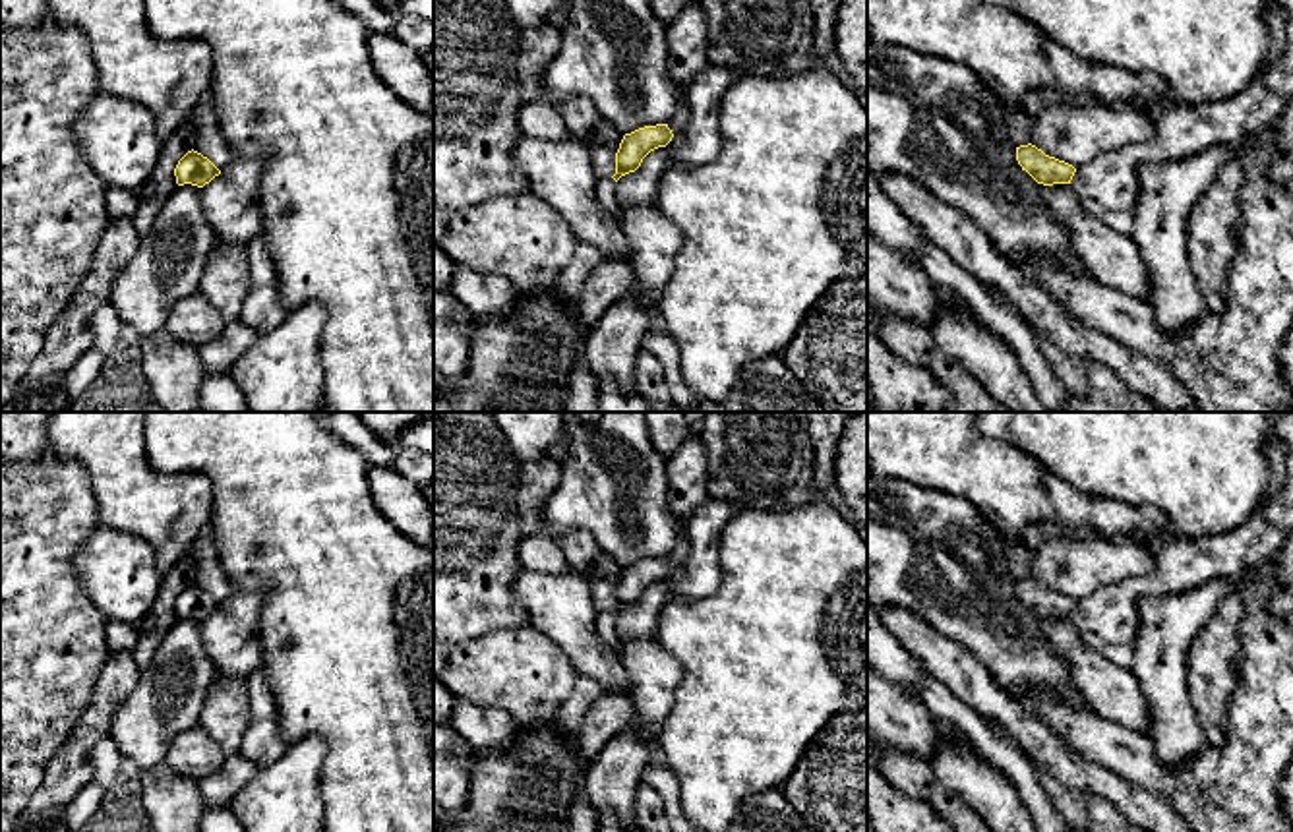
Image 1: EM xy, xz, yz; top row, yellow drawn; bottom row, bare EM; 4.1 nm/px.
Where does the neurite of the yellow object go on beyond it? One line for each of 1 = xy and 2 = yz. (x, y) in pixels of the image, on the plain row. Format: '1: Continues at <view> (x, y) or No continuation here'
1: No continuation here
2: No continuation here

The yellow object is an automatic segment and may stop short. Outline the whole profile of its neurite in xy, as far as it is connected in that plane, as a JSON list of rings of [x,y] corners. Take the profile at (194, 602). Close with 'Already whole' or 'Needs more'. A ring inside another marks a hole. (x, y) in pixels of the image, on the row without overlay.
[[[194,582],[188,584],[174,602],[178,619],[192,617],[203,621],[219,608],[221,604],[207,590]]]. Already whole

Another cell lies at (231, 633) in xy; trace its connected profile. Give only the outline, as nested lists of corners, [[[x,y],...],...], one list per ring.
[[[236,590],[219,609],[201,621],[201,640],[217,675],[242,677],[263,668],[259,613],[267,590]]]

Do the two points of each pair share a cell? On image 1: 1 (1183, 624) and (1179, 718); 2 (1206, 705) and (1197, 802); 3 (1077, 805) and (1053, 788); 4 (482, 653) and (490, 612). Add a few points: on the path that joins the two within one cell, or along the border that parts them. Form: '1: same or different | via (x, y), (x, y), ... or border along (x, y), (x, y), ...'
1: same | via (1172, 647), (1172, 695)
2: different | border along (1228, 703), (1228, 738), (1218, 749)
3: same | via (1071, 805), (1059, 794)
4: different | border along (529, 622), (453, 643)

